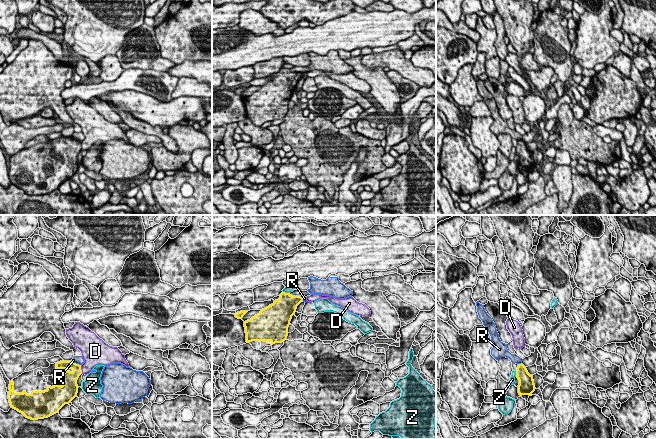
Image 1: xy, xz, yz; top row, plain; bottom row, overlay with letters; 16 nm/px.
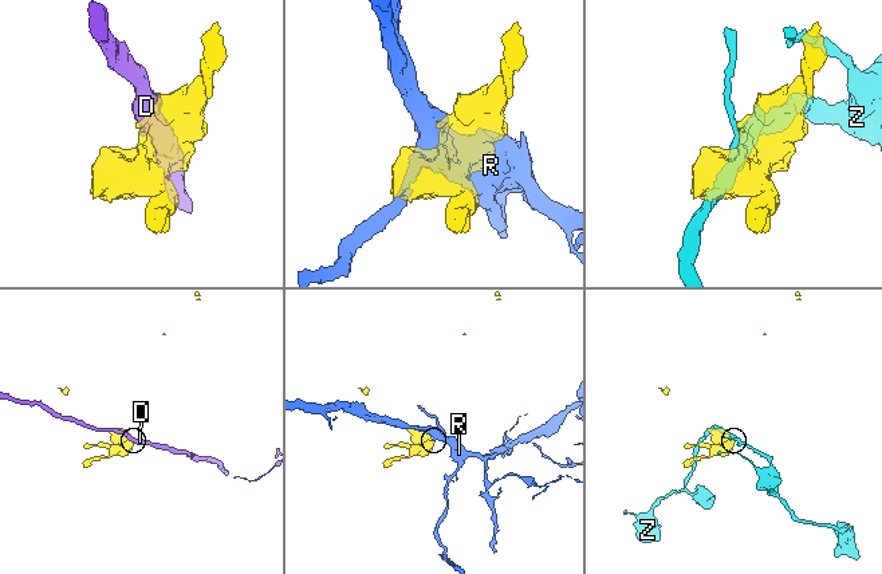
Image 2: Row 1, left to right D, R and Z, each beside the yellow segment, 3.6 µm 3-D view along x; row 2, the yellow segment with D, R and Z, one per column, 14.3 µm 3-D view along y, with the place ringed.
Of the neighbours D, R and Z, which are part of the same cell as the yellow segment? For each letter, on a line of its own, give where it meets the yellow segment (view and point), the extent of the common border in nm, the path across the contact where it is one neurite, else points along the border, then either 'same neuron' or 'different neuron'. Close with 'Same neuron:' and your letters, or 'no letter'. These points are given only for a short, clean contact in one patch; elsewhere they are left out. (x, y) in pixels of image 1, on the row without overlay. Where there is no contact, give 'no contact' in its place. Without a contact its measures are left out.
D: meets yellow in xy at (80, 145); contact 150 nm long; border along xy (80, 141), (82, 149); different neuron
R: meets yellow in xy at (75, 139); contact 170 nm long; border along xy (71, 137), (80, 141); different neuron
Z: meets yellow in yz at (516, 149); contact 80 nm long; different neuron
Same neuron: no letter

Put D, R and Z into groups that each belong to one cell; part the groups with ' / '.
D / R / Z

